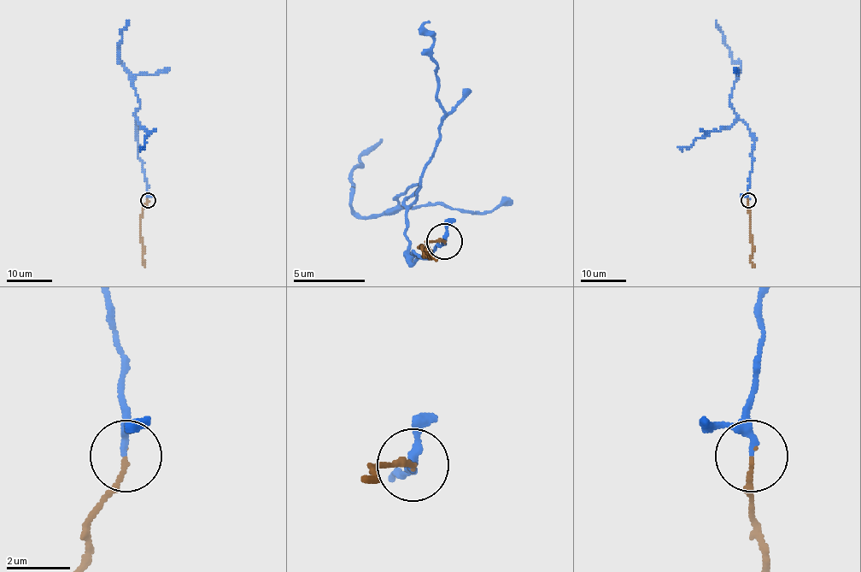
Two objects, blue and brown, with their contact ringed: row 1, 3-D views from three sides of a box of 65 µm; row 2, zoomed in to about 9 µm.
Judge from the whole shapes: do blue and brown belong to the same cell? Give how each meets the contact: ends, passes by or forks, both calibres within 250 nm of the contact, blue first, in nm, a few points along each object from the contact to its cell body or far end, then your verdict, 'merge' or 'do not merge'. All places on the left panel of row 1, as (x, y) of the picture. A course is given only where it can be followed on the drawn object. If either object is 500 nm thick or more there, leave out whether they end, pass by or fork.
blue passes by; brown ends; calibres 150 and 130 nm; course blue (147, 199), (143, 162), (137, 154), (135, 114), (139, 100), (131, 73), (118, 62), (118, 47), (127, 20); course brown (147, 199), (139, 219), (145, 266); merge

